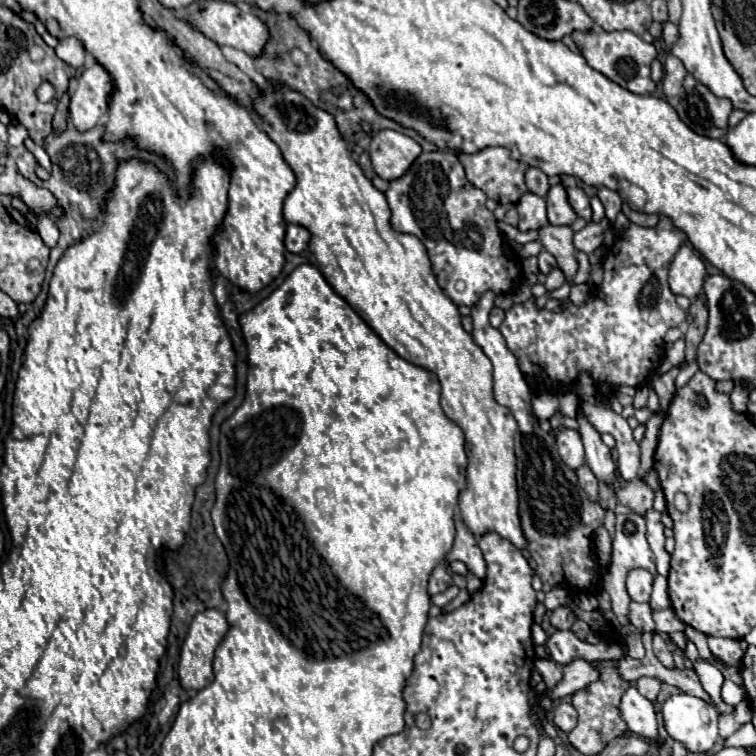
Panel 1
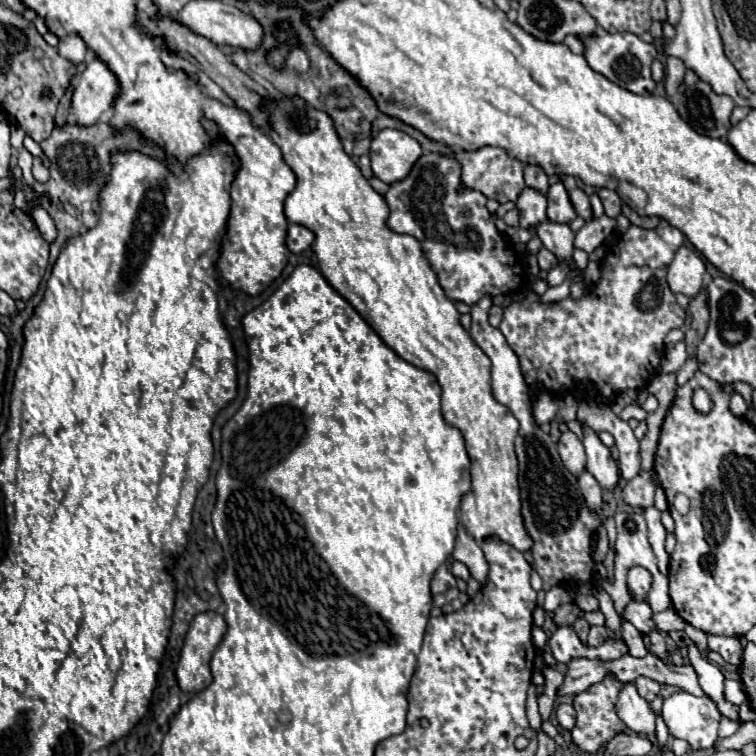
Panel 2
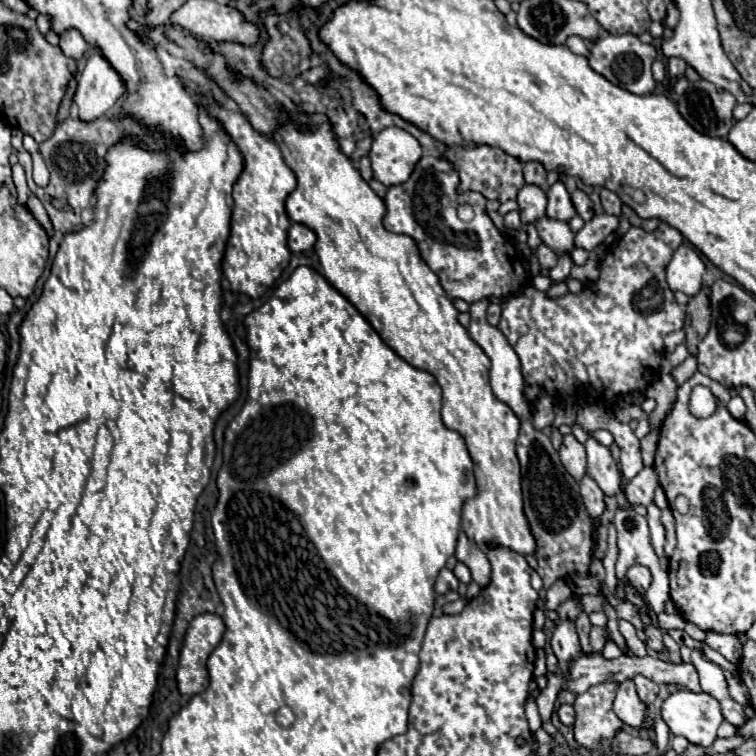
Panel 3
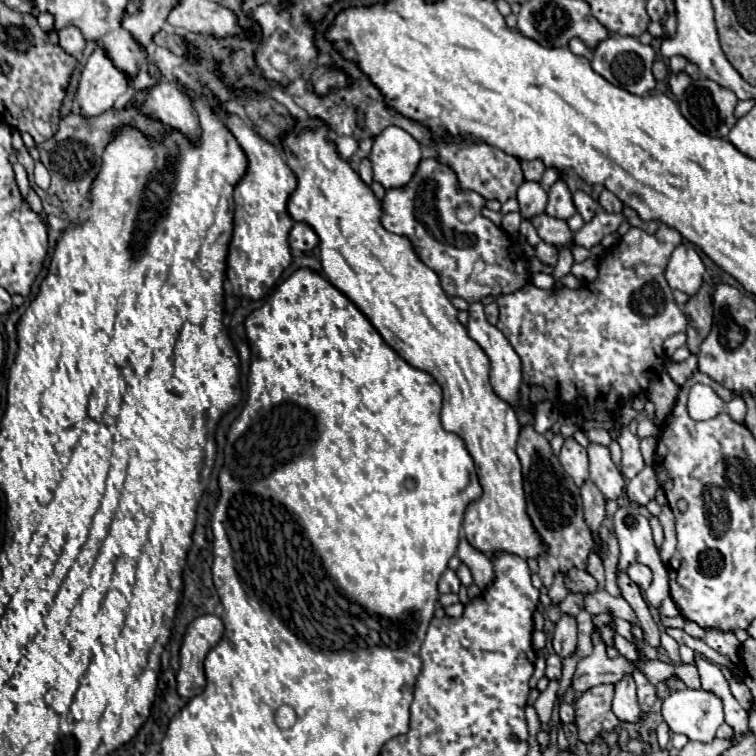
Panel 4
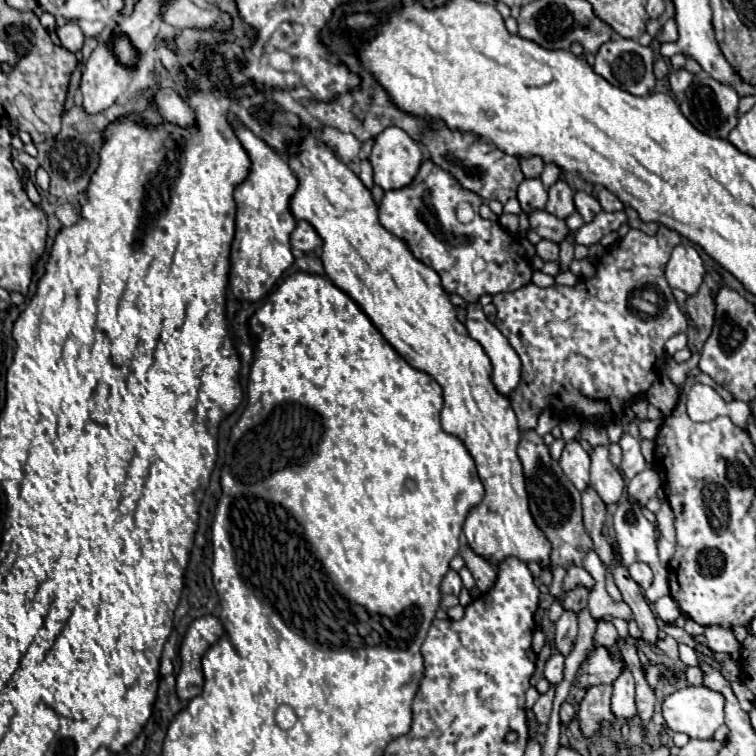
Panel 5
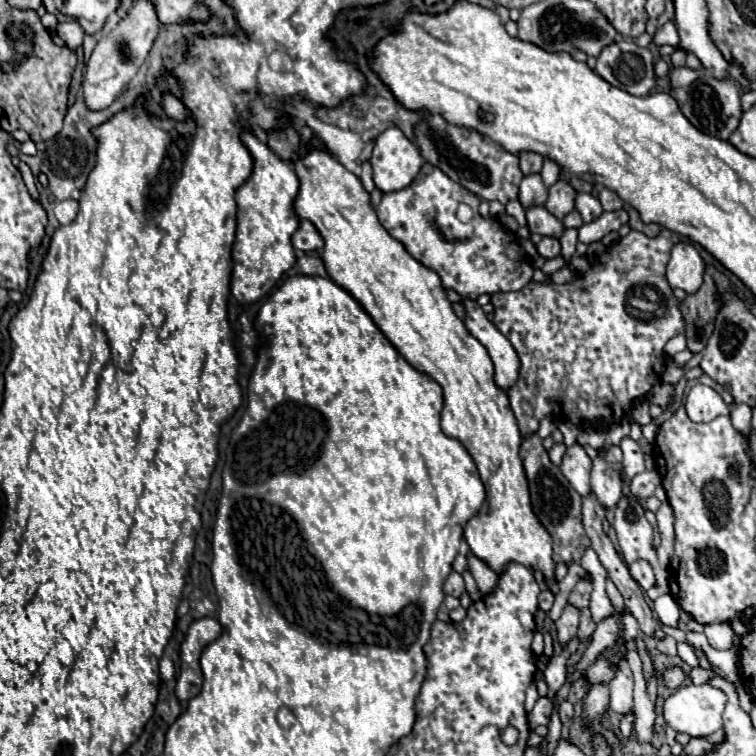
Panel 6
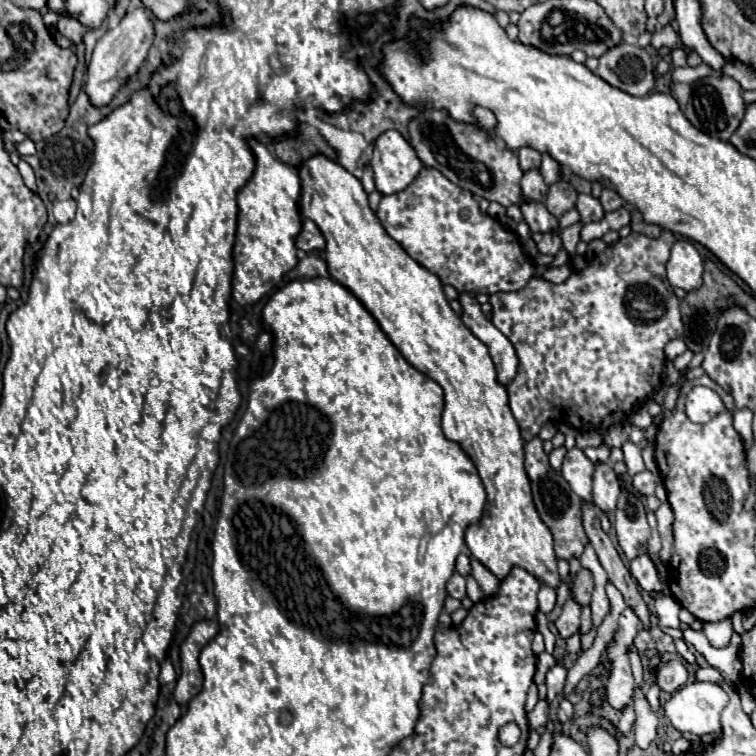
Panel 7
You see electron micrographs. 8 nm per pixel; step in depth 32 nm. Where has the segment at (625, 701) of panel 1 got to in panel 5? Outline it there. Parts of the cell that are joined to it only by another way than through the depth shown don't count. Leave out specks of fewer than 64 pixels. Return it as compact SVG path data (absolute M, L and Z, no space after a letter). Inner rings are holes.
M624 668L620 676L612 682L612 712L618 718L634 718L636 706L634 706L634 680L632 672Z

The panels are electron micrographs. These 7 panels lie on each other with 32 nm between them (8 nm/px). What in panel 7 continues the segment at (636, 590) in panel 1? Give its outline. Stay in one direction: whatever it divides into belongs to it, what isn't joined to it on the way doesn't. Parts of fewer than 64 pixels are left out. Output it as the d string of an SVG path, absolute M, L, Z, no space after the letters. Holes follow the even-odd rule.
M642 552L640 556L636 556L636 558L630 562L630 574L636 578L636 582L638 582L648 594L656 592L658 596L672 596L670 590L668 590L668 586L658 578L658 570L656 570L652 558L650 558L646 552Z

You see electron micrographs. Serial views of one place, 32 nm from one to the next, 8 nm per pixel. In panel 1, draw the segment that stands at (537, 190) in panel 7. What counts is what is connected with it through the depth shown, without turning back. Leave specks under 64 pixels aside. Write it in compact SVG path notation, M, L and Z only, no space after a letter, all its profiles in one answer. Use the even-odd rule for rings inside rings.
M524 192L516 202L516 208L520 212L520 222L518 222L520 230L538 230L548 222L546 200L542 196L536 196L534 192Z

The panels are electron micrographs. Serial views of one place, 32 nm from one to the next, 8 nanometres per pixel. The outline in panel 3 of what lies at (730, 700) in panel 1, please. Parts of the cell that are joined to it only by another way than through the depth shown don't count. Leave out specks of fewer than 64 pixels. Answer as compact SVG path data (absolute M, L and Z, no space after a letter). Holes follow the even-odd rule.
M730 678L730 680L728 680L728 692L730 692L730 696L732 696L738 704L742 704L742 706L748 706L748 704L750 704L750 700L748 700L748 688L744 688L742 680Z

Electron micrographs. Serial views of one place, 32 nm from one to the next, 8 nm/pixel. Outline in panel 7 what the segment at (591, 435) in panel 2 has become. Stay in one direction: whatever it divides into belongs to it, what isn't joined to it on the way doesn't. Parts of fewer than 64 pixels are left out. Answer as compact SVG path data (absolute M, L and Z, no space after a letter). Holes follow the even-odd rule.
M598 464L594 472L594 504L602 512L614 512L620 494L620 482L610 464Z

